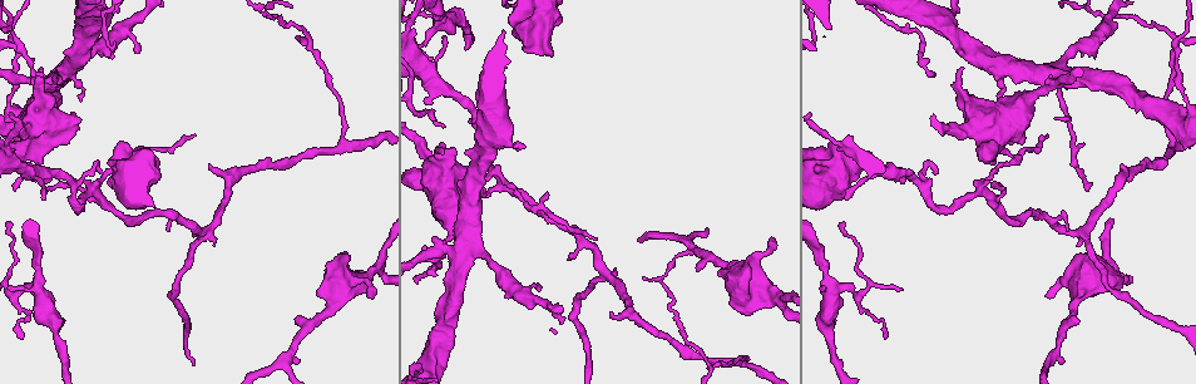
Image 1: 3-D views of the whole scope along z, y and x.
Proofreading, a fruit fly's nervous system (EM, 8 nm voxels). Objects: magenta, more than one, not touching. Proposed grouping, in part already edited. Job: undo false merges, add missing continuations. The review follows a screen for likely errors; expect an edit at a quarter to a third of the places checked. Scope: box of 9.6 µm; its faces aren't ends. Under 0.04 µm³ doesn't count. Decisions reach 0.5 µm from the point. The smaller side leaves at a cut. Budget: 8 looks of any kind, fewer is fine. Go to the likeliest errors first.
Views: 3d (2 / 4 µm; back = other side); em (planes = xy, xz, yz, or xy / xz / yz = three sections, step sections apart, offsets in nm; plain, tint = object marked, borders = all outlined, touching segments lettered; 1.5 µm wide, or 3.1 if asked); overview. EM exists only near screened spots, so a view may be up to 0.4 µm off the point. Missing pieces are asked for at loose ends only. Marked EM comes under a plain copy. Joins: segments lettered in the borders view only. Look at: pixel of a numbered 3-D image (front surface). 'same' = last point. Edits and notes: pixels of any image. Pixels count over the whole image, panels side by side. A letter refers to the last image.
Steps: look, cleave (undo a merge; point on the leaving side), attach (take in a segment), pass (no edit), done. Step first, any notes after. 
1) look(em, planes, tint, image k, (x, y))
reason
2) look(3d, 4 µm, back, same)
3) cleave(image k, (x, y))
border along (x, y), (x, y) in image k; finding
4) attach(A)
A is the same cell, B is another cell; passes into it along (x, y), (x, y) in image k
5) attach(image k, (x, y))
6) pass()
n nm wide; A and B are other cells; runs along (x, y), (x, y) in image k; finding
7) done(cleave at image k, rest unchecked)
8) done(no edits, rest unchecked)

look(em, yz, step 4, borders, image 1, (80, 206))
abrupt turn

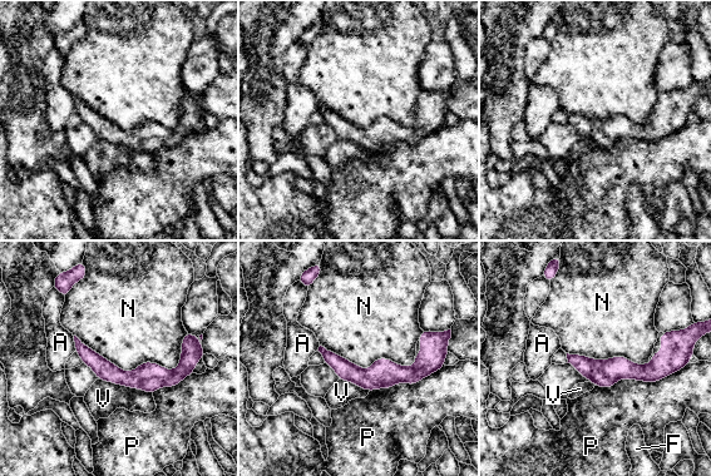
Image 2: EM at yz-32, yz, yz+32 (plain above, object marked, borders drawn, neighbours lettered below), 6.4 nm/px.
pass()
A, F, N, P and V are other cells; continuous, no second neuron

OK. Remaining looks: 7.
look(3d, 4 µm, image 1, (771, 238))
an open end

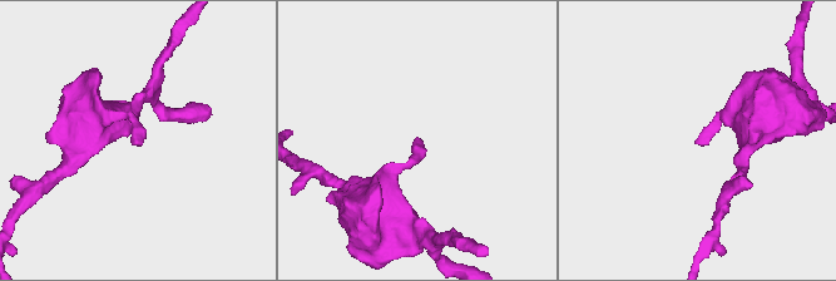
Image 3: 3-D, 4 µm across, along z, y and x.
look(em, planes, borders, image 3, (697, 143))

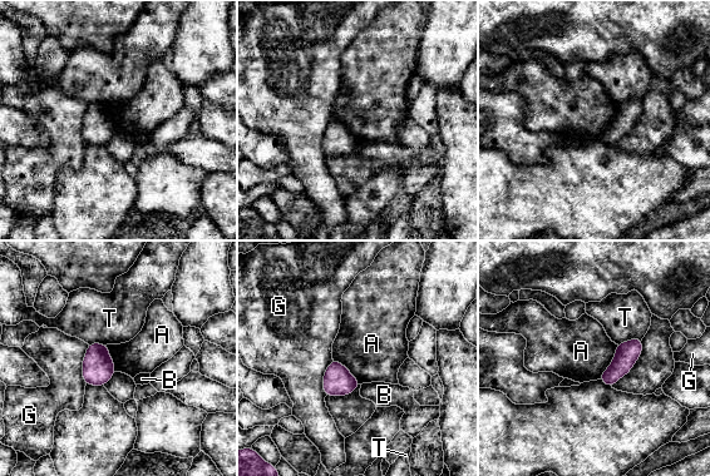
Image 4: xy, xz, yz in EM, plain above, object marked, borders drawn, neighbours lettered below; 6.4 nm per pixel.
pass()
A, B, G and T are other cells; border along (617, 345), (614, 360), (598, 378) in image 4; none of them fits

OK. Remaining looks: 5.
look(em, planes, borders, image 1, (79, 121))
thick end

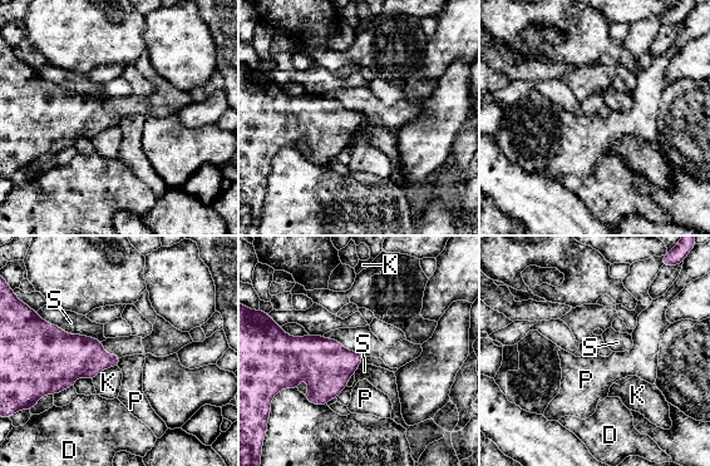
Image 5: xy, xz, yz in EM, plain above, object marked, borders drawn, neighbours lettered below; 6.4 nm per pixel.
pass()
D, K, P and S are other cells; border along (122, 357), (117, 366) in image 5; no lettered segment goes on from it

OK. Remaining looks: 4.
done(no edits, rest unchecked)

